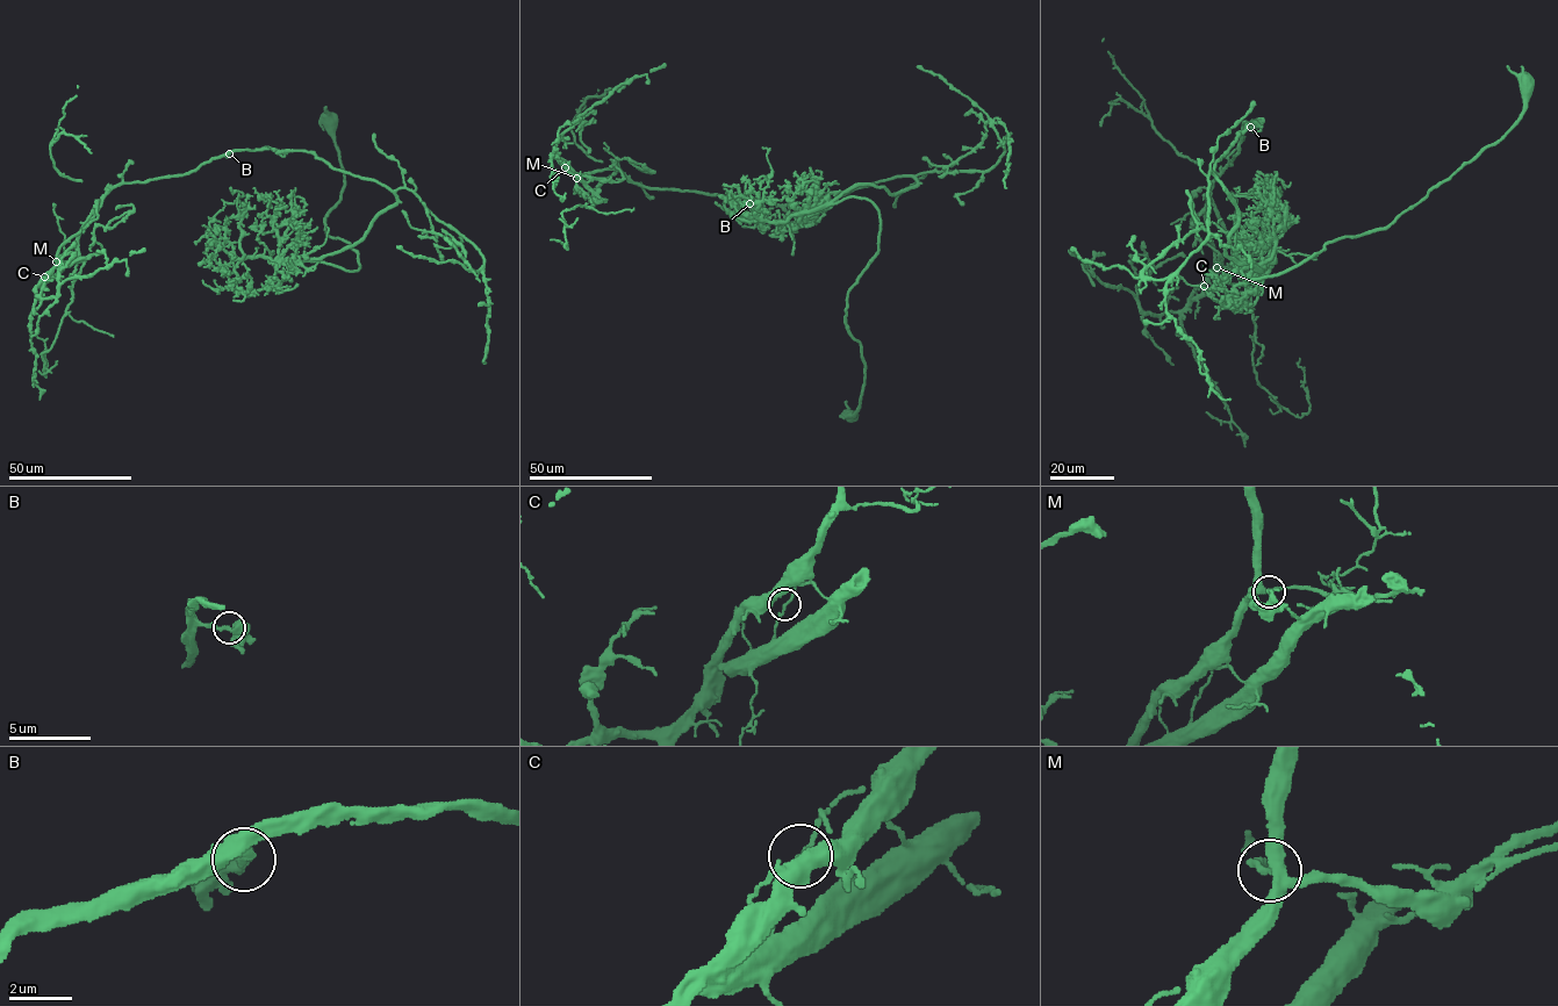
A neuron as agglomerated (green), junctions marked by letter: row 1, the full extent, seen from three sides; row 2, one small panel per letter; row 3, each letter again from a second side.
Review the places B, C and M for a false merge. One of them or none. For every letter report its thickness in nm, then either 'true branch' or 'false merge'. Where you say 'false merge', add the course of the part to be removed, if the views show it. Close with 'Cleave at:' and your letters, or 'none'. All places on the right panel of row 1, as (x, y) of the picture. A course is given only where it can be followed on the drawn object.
B: 360 nm | true branch
C: 130 nm | false merge | (1204, 286), (1201, 294), (1236, 264), (1229, 236), (1194, 163), (1153, 124), (1104, 38)
M: 260 nm | true branch
Cleave at: C

